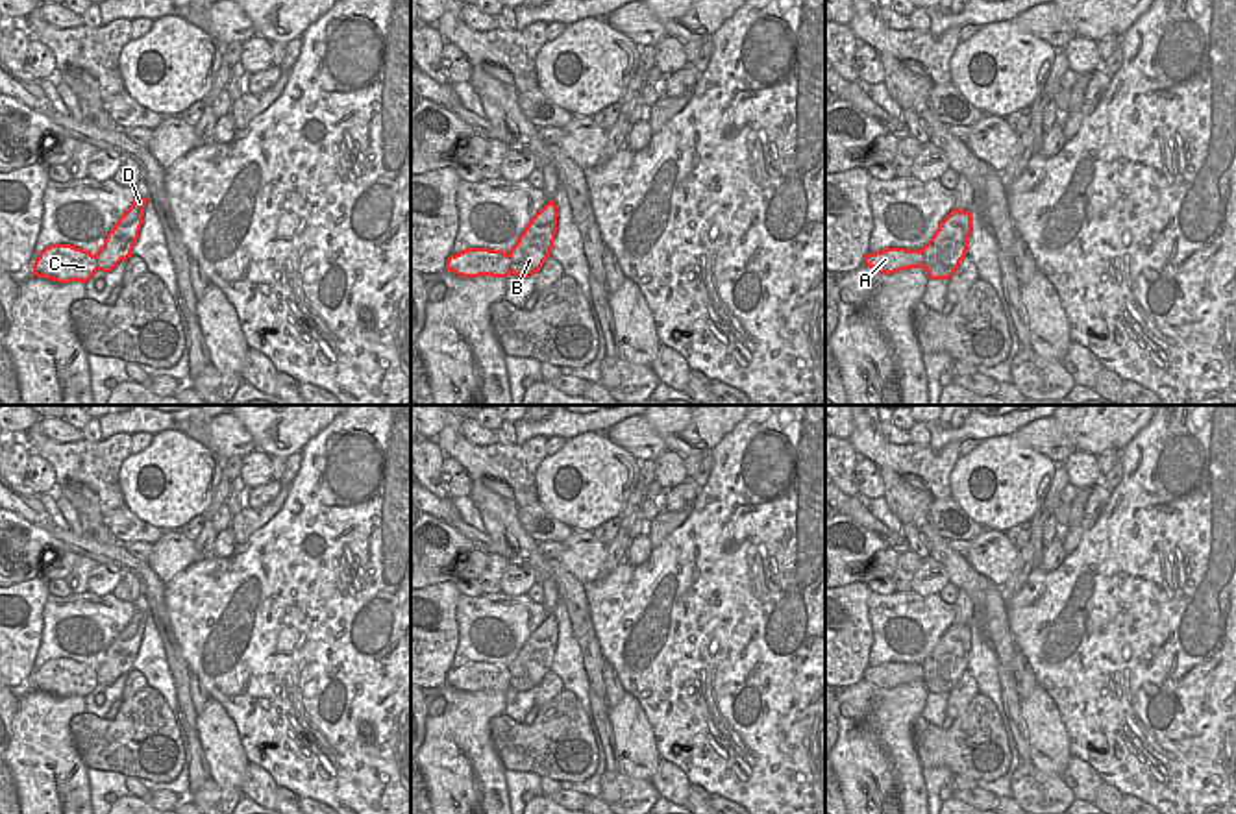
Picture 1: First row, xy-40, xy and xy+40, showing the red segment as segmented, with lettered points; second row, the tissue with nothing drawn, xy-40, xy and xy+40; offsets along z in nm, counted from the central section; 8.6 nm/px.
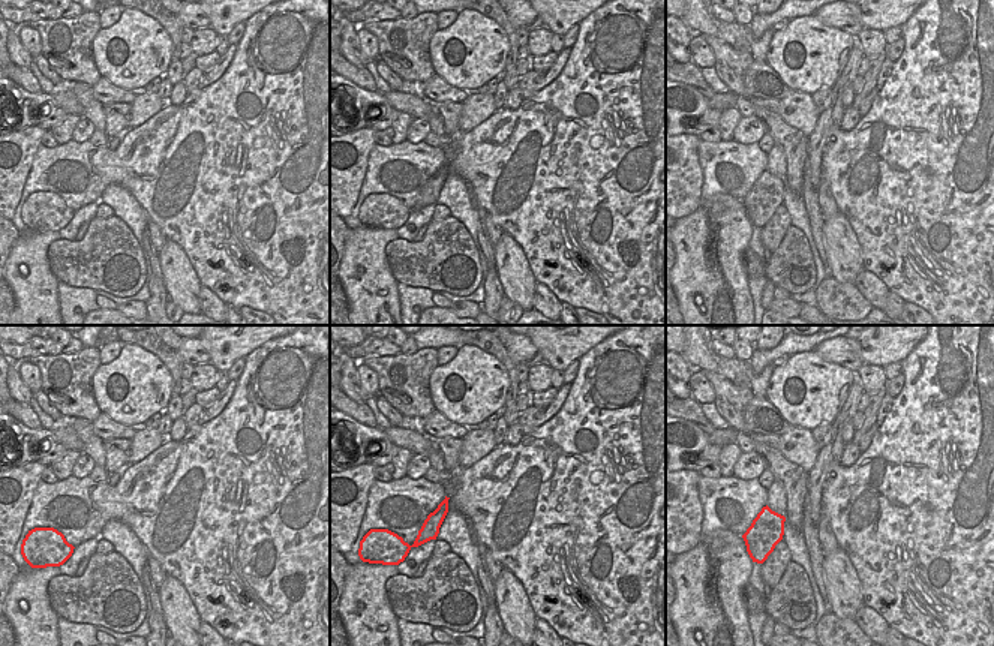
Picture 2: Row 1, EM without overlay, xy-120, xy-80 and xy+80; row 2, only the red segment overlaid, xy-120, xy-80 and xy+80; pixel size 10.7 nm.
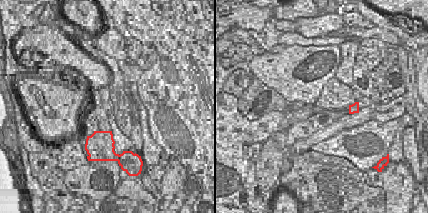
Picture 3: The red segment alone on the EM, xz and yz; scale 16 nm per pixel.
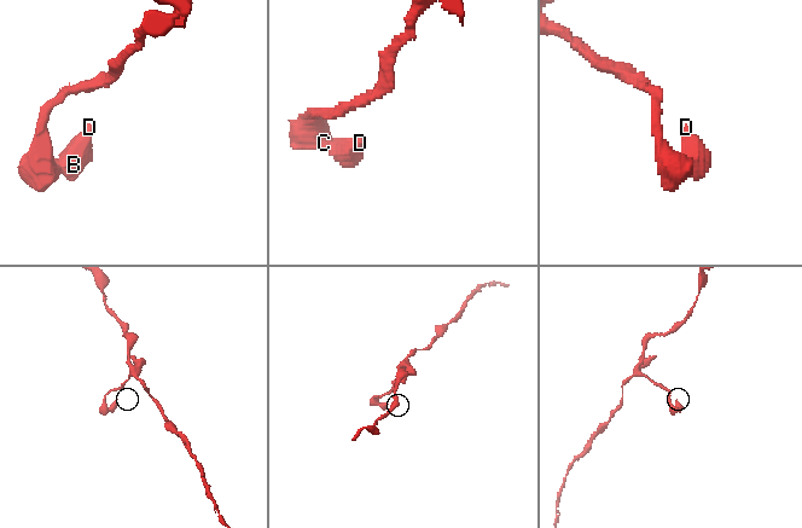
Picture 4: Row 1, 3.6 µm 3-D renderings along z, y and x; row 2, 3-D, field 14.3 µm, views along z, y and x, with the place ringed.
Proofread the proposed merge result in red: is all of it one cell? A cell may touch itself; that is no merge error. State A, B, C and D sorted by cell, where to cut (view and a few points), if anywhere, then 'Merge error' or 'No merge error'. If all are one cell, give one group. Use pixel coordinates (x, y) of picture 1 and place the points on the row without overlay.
Groups: A C / B D. Split along xy (507, 670), (511, 687). Merge error

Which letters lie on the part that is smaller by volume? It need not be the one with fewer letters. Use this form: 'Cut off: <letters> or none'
Cut off: B, D

